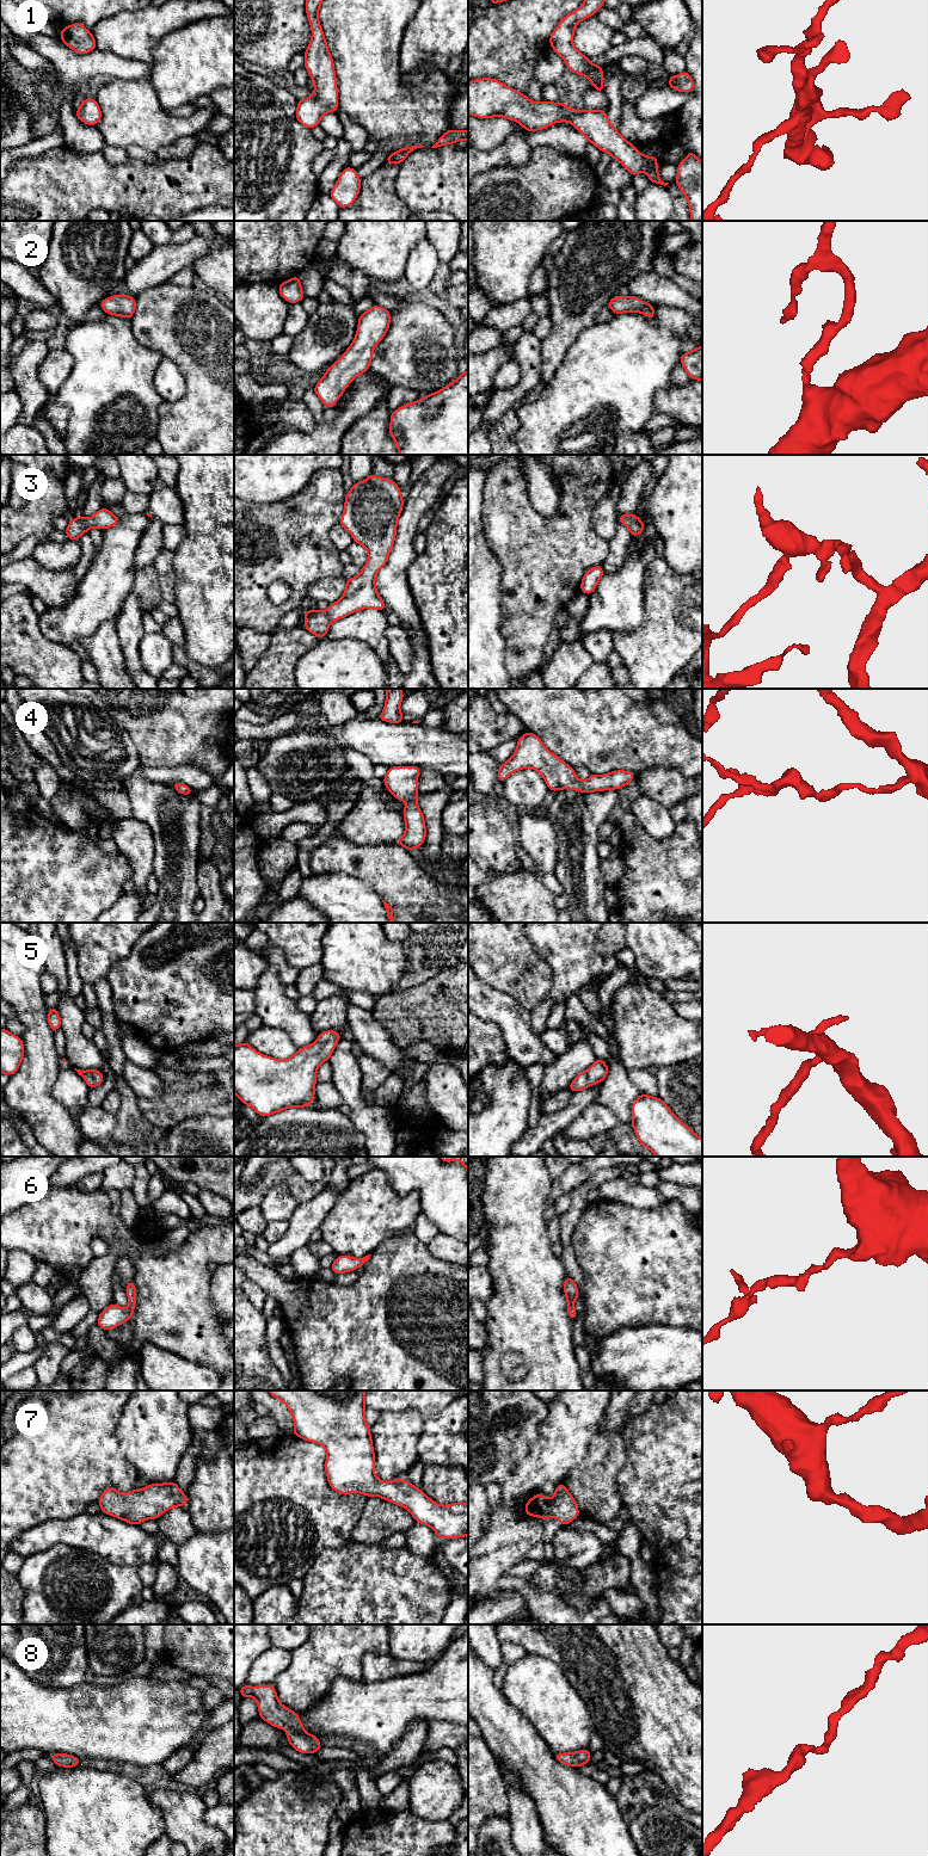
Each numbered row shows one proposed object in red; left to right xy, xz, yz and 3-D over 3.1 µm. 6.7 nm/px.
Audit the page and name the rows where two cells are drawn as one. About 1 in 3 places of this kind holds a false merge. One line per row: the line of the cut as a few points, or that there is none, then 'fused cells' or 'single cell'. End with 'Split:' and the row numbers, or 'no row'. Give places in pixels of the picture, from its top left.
1: no cut; single cell
2: no cut; single cell
3: no cut; single cell
4: no cut; single cell
5: no cut; single cell
6: no cut; single cell
7: no cut; single cell
8: no cut; single cell
Split: no row

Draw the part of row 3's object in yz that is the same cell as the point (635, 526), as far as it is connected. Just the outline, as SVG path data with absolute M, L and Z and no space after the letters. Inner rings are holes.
M635 513L620 514L617 519L629 530L632 537L639 536L645 529L645 523Z

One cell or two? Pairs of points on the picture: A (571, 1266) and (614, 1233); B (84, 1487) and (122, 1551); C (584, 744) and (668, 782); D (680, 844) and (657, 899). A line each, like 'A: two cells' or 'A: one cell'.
A: two cells
B: two cells
C: two cells
D: one cell

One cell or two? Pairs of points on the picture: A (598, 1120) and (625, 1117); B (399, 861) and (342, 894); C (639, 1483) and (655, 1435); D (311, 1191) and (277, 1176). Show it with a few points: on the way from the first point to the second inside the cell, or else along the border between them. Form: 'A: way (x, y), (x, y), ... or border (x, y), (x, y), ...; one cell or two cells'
A: border (594, 1102), (607, 1107), (621, 1123); two cells
B: border (337, 874), (348, 874), (367, 881), (382, 899); two cells
C: way (651, 1471), (655, 1467), (655, 1447); one cell
D: way (302, 1189), (289, 1176), (286, 1176); one cell

